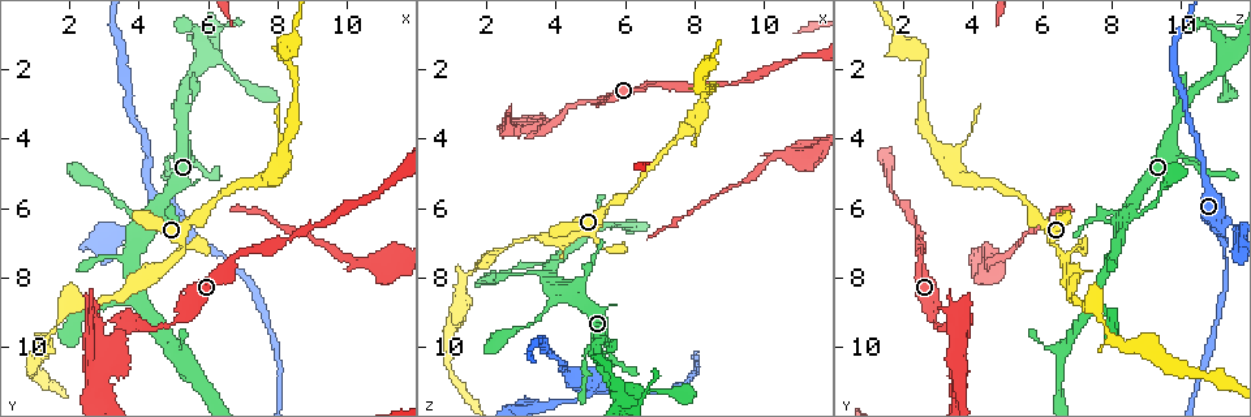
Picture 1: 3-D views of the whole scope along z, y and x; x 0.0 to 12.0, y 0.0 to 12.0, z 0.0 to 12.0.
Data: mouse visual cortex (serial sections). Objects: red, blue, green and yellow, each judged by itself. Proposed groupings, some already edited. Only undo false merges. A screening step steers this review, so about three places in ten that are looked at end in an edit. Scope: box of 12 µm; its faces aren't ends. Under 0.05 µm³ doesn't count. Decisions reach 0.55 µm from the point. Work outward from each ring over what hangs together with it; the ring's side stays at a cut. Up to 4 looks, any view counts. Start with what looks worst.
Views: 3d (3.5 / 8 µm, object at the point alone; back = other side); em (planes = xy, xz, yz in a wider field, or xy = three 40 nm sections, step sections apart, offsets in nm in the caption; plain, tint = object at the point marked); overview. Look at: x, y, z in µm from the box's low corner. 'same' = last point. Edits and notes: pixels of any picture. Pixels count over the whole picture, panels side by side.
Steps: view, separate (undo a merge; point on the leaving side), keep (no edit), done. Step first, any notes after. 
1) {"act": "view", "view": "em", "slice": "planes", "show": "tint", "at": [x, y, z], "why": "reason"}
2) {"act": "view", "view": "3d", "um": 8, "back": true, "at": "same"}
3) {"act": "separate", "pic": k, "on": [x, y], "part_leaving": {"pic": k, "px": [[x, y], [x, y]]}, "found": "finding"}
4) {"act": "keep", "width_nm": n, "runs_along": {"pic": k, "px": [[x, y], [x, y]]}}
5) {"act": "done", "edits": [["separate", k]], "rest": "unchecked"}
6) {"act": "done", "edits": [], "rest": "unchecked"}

{"act": "view", "view": "3d", "um": 8, "at": [5.4, 6.6, 11.1], "why": "three-way junction"}

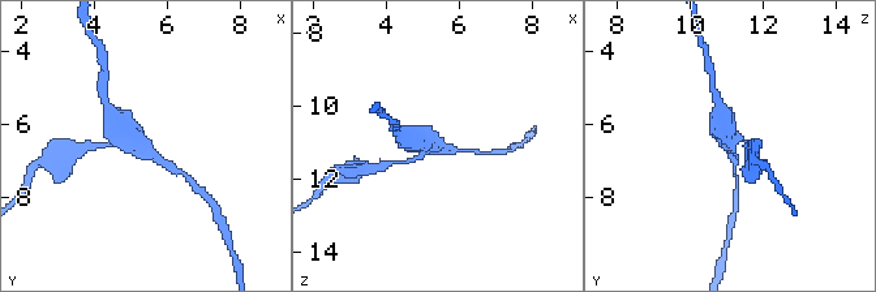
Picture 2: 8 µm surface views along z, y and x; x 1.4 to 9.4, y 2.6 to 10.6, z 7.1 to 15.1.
{"act": "view", "view": "em", "slice": "xy", "step": 3, "show": "tint", "at": [5.4, 6.6, 11.1]}

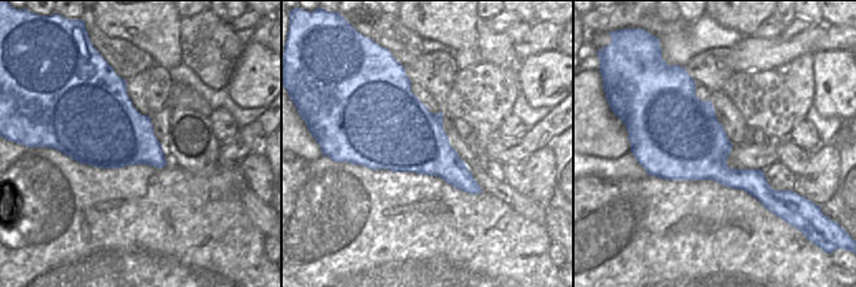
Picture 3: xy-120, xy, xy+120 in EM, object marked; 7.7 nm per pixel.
{"act": "keep", "arms": 3, "arm_widths_nm": [200, 200, 600], "runs_along": {"pic": 2, "px": [[119, 121], [163, 163], [175, 168]]}, "found": "continuous, no second cell"}

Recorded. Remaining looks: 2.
{"act": "view", "view": "3d", "um": 3.5, "back": true, "at": [4.9, 7.6, 6.7]}

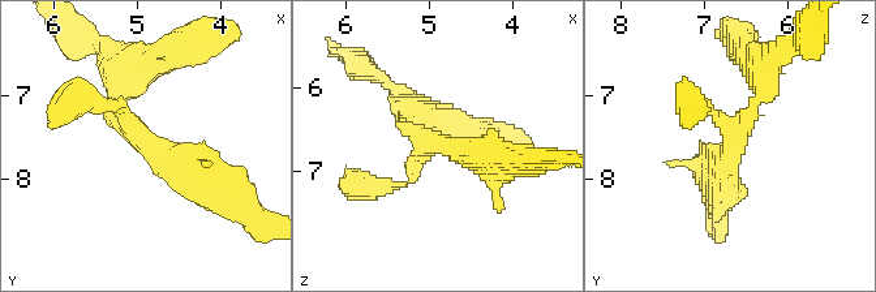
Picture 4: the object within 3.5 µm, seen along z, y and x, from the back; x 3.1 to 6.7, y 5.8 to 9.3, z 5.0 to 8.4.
{"act": "view", "view": "em", "slice": "xy", "step": 3, "show": "tint", "at": [4.90, 7.60, 6.70], "why": "need the tissue"}

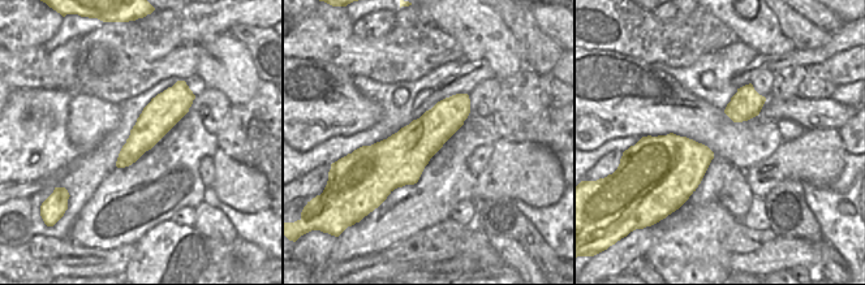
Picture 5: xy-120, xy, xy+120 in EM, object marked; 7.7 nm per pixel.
{"act": "keep", "arm_widths_nm": [150, 150, 400], "runs_along": {"pic": 5, "px": [[177, 87], [176, 99], [120, 164]]}, "found": "all the same cell"}

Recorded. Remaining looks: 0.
{"act": "done", "edits": [], "rest": "unchecked"}

